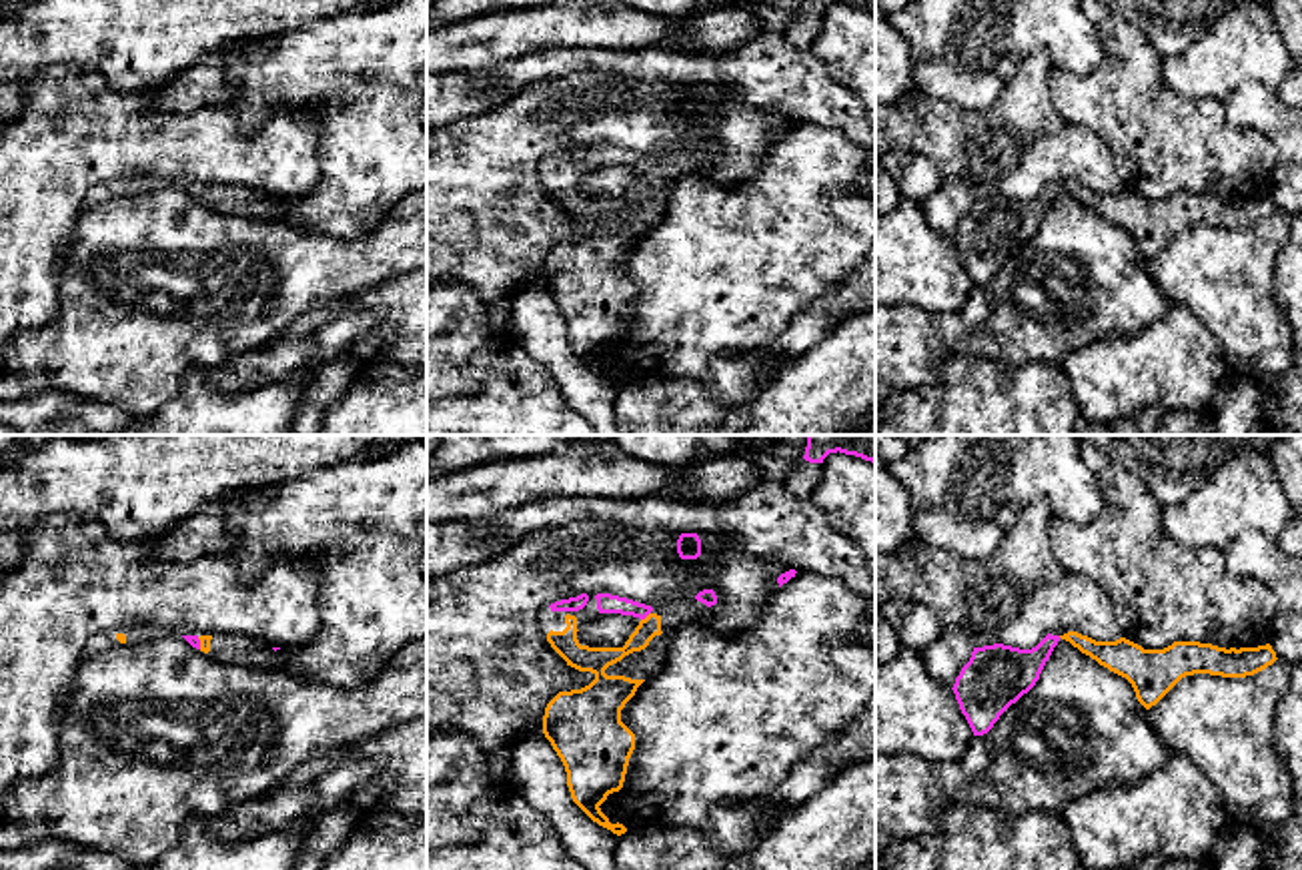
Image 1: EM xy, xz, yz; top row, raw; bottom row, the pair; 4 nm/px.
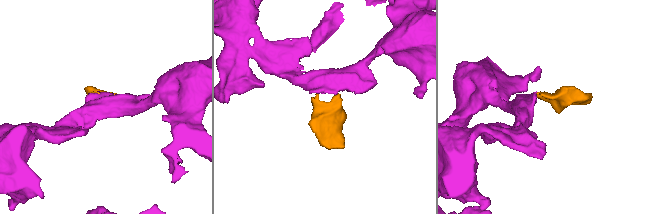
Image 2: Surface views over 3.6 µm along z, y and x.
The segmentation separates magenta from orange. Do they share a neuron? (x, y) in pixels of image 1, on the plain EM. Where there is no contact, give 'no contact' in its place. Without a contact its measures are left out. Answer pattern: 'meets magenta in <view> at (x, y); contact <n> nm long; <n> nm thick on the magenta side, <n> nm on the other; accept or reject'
meets magenta in xz at (645, 167); contact 50 nm long; 80 nm thick on the magenta side, 100 nm on the other; accept

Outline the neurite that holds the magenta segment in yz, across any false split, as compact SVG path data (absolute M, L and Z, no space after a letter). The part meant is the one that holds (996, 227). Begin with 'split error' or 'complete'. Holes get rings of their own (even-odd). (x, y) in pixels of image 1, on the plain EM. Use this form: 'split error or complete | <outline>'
complete | M1048 184L1032 200L1004 194L973 198L951 239L973 287L988 285L1036 237L1058 192L1060 186Z

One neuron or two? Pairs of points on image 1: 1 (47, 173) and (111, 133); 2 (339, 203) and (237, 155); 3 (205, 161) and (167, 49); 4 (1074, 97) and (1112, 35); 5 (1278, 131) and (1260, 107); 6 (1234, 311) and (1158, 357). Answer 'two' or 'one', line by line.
1: one
2: two
3: two
4: one
5: one
6: two

